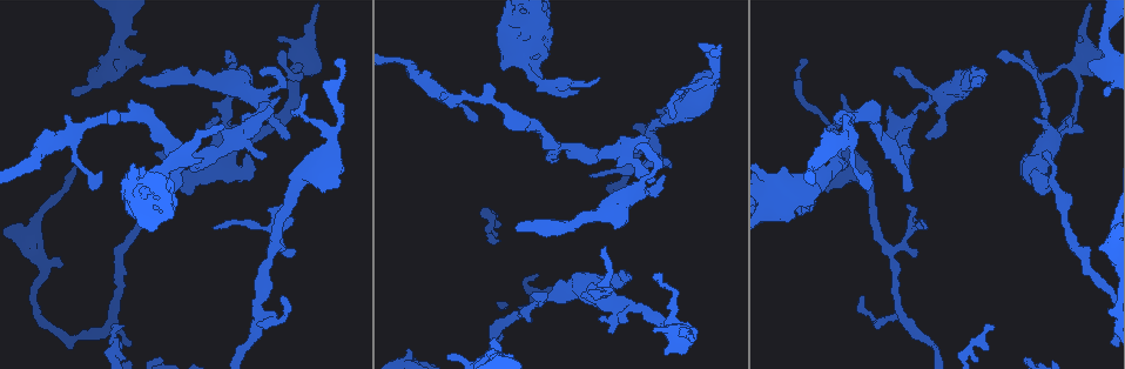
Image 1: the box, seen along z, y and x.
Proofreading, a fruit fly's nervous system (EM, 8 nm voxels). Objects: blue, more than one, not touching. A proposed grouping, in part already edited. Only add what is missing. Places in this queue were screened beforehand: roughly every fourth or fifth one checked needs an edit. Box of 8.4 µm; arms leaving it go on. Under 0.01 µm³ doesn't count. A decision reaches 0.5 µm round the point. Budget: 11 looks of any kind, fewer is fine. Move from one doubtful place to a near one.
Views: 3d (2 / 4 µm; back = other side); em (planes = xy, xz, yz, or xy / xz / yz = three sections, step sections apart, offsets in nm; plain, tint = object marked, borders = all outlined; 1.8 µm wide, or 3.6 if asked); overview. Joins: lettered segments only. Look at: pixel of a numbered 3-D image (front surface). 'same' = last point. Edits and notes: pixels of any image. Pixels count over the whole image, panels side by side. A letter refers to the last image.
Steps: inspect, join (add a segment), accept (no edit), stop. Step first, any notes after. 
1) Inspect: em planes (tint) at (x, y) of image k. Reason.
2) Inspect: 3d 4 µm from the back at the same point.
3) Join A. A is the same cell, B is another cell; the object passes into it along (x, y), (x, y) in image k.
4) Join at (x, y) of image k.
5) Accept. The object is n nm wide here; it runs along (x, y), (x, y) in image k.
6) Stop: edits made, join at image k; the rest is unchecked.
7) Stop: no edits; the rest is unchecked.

Inspect: 3d 2 µm from the back at (988, 326) of image 1. Branch stops here.

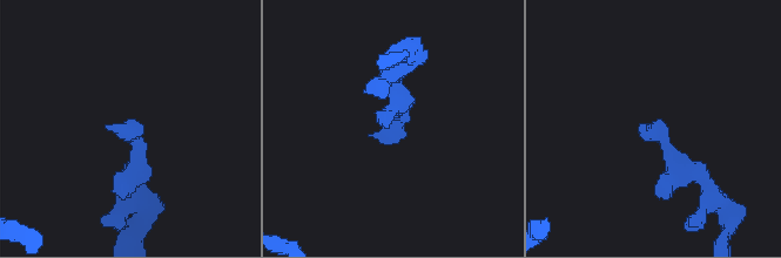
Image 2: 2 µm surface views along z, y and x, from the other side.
Inspect: em planes (borders) at (649, 128) of image 2.

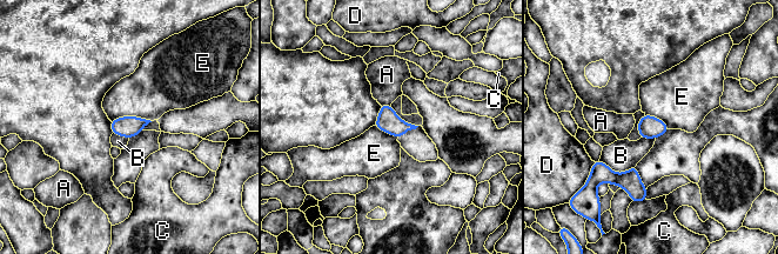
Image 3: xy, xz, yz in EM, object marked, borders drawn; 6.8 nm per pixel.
Accept. The longest contact is with E, 280 nm; A, B, C, D and E are other cells; a border runs along (151, 120), (116, 117), (111, 121) in image 3; no lettered segment goes on from it.

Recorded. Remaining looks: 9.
Inspect: em yz step 16 (borders) at (594, 286) of image 1. Branch stops here.

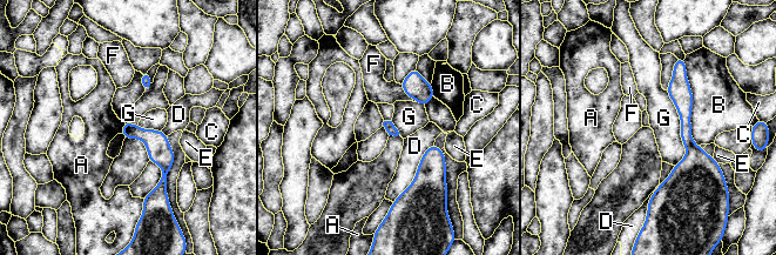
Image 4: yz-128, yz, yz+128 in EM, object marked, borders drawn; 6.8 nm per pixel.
Accept. A, B, C, D, E, F and G are other cells; it runs along (679, 65), (690, 165), (656, 195) in image 4; no lettered segment goes on from it.

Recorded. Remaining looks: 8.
Inspect: 3d 4 µm at (637, 147) of image 1. An open end.

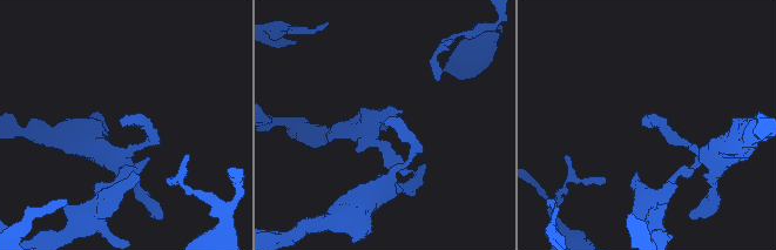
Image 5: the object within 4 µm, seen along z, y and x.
Inspect: em planes (borders) at (646, 123) of image 5.

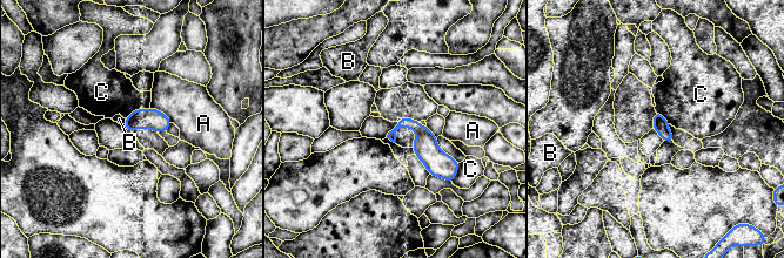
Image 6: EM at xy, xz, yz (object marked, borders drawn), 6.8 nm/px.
Accept. A, B and C are other cells; a border runs along (125, 119), (122, 123) in image 6; no lettered segment goes on from it.

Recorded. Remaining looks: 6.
Inspect: 3d 2 µm at (982, 81) of image 1. Free end.

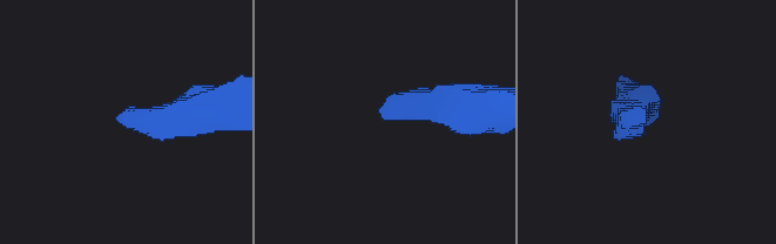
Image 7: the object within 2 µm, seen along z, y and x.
Inspect: em 3.6 µm planes (borders) at (127, 122) of image 7. Shape alone is not enough.

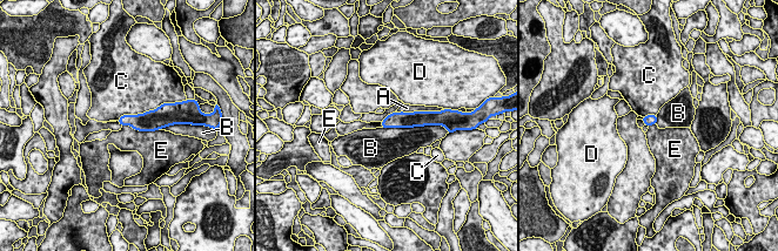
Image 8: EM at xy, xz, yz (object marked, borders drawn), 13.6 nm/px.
Accept. The longest contact is with C, 650 nm; A, B, C, D and E are other cells; none of them fits.

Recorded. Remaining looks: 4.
Inspect: em xz step 4 (borders) at (276, 39) of image 1. Thin end.

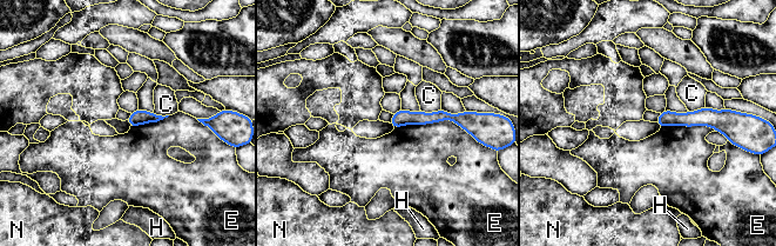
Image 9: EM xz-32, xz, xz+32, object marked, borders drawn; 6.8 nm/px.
Inspect: em planes (borders) at the same point. Cut it another way.

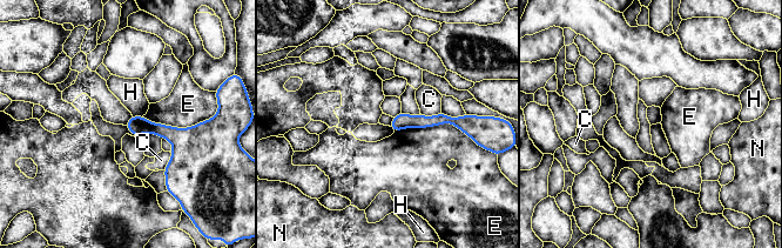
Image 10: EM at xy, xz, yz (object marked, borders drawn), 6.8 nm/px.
Accept. The longest contact is with E, 500 nm; C, E, H and N are other cells; a border runs along (393, 132), (452, 124), (469, 136) in image 10; no lettered segment goes on from it.

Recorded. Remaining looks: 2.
Stop: no edits; the rest is unchecked.

